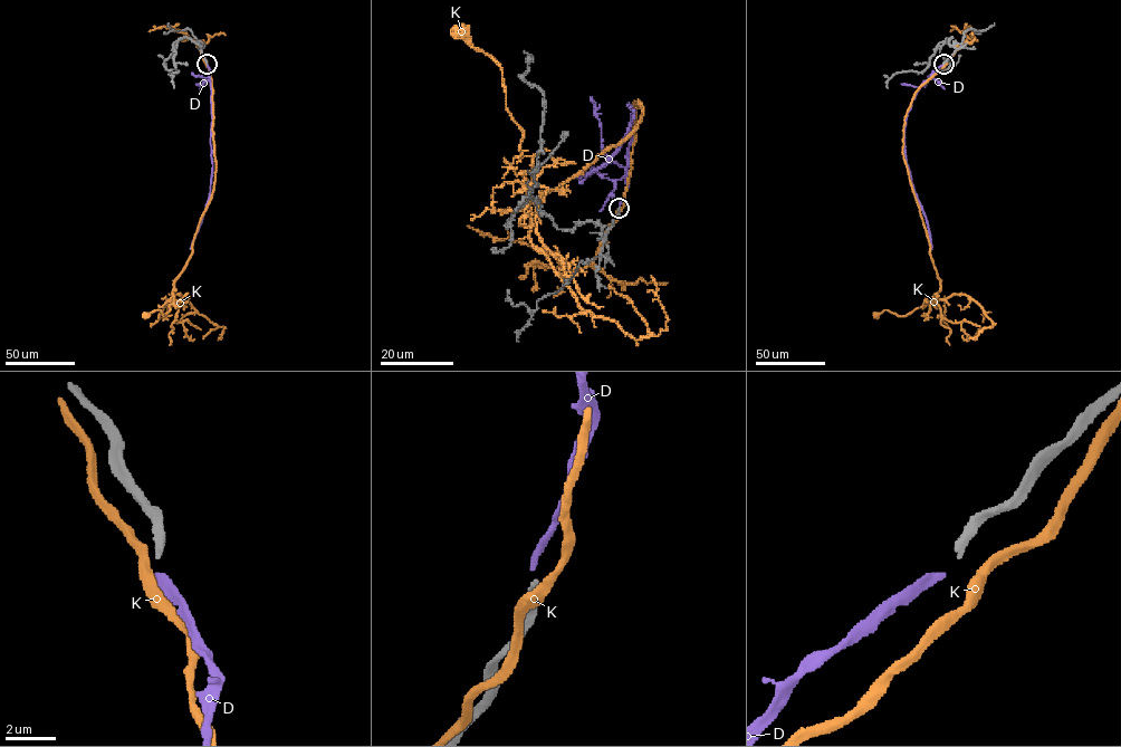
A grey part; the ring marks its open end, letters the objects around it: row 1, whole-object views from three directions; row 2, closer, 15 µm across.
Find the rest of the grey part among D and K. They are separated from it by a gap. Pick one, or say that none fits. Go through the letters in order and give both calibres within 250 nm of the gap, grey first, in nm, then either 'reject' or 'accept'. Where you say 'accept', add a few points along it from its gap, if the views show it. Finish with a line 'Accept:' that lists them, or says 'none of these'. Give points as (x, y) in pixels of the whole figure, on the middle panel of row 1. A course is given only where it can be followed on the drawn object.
D: calibres 300 and 280 nm; accept; course (619, 206), (626, 187), (630, 123), (634, 109), (629, 105), (633, 117), (616, 151), (601, 166), (576, 178)
K: calibres 300 and 480 nm; reject
Accept: D

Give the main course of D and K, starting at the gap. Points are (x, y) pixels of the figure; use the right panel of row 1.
D: (942, 65), (914, 95), (903, 135), (907, 164), (928, 224), (931, 249)
K: (945, 65), (914, 93), (904, 118), (902, 154), (940, 290), (904, 316), (888, 309), (875, 315)

